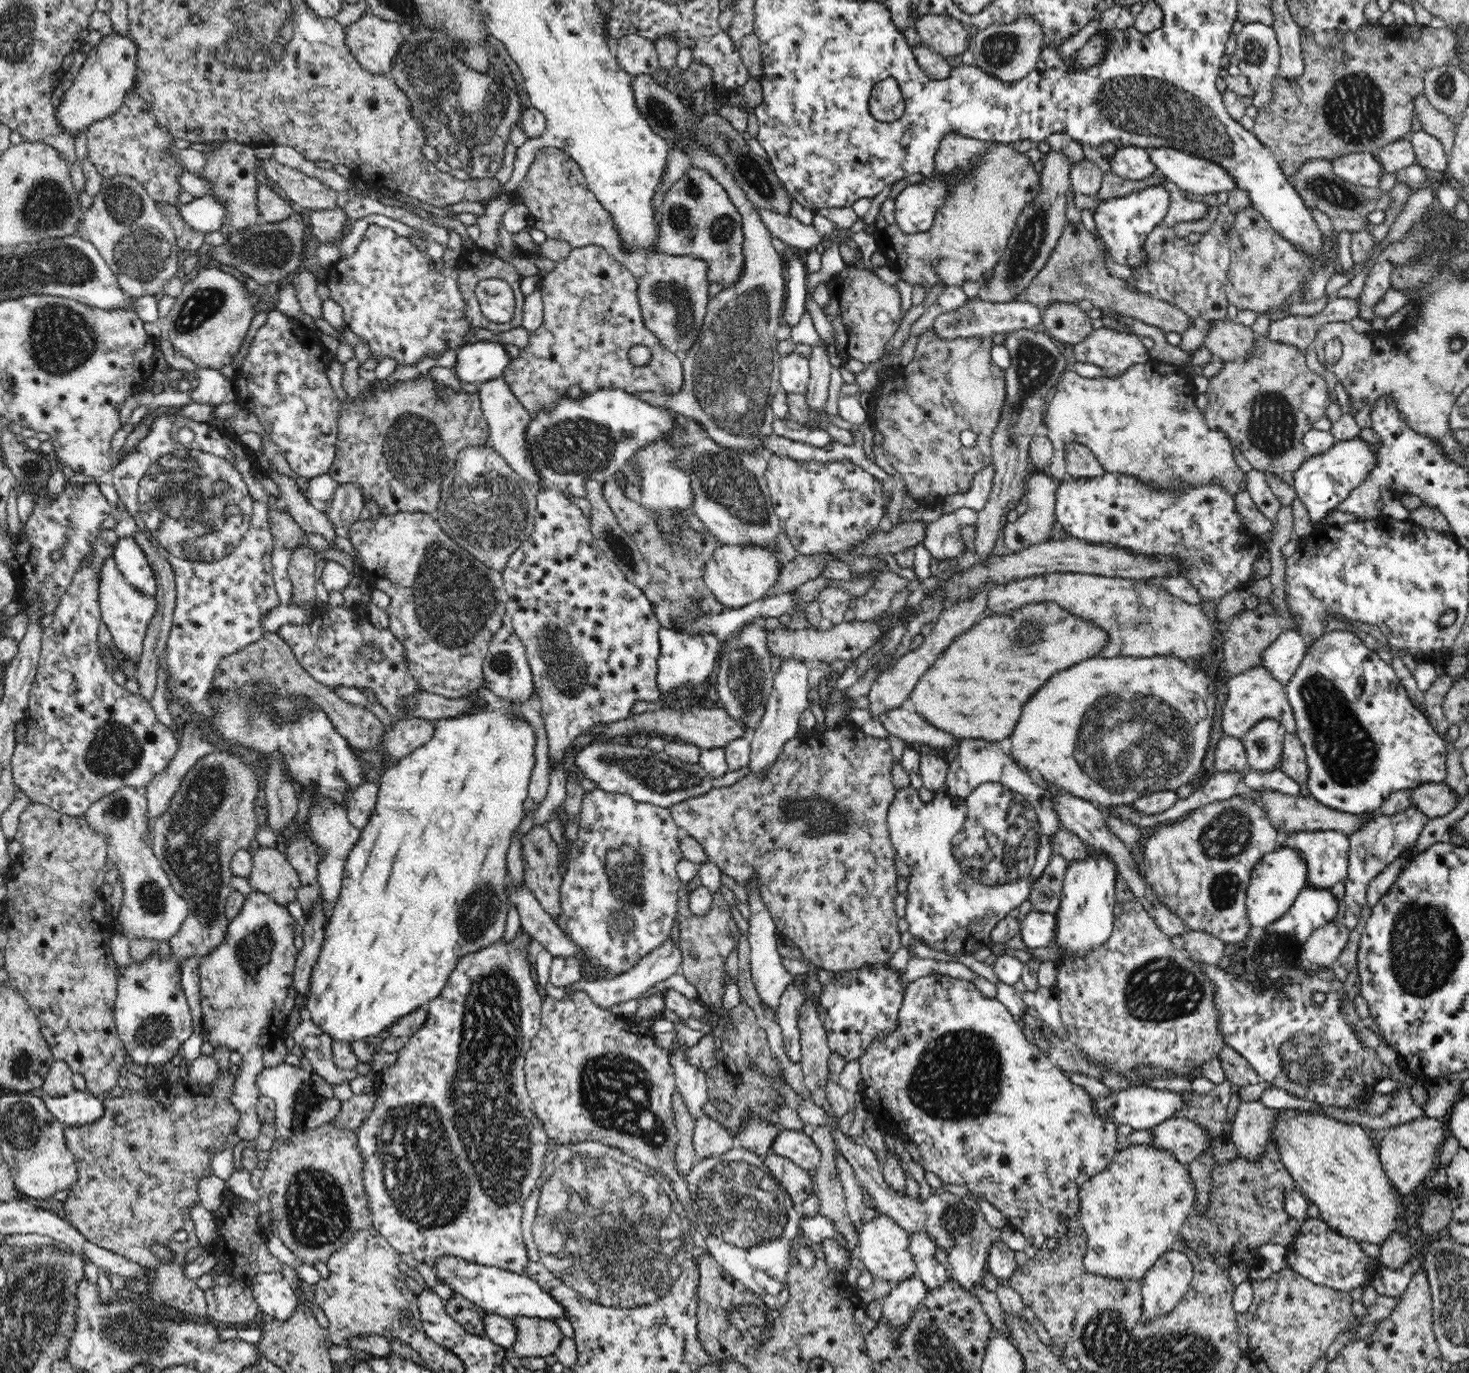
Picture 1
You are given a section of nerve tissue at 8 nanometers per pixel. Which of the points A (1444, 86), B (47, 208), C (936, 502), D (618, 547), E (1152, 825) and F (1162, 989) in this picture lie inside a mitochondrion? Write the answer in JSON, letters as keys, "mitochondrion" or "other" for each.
{"A":"mitochondrion","B":"mitochondrion","C":"other","D":"mitochondrion","E":"other","F":"mitochondrion"}

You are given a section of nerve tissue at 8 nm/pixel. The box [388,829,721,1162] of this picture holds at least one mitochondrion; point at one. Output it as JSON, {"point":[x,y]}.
{"point":[616,1091]}

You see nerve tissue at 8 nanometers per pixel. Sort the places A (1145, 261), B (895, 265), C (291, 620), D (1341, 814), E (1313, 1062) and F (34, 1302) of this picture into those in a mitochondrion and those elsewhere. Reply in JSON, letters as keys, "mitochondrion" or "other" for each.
{"A":"other","B":"other","C":"other","D":"other","E":"mitochondrion","F":"mitochondrion"}

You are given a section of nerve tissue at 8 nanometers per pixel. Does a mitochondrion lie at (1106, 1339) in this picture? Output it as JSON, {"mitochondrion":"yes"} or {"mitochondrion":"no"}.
{"mitochondrion":"yes"}

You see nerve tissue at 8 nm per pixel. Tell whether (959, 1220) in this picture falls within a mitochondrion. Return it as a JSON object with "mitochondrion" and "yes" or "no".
{"mitochondrion":"yes"}

